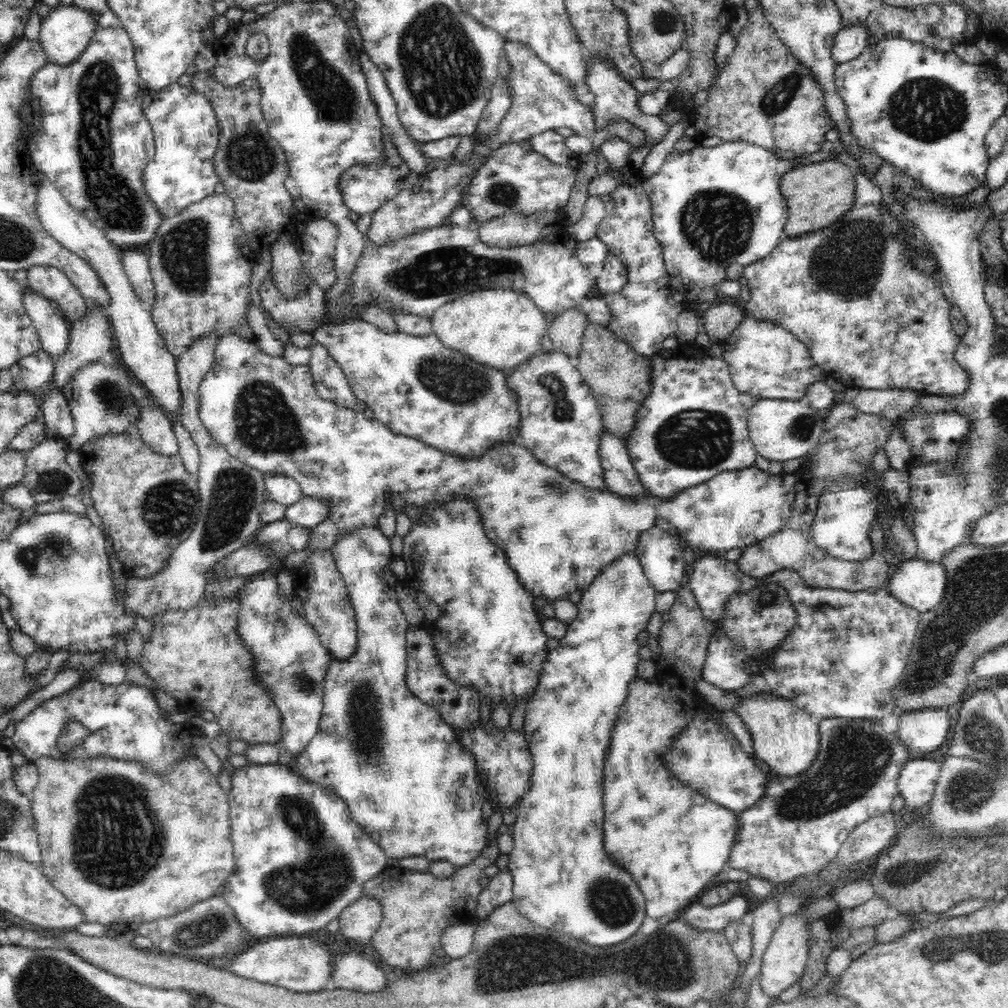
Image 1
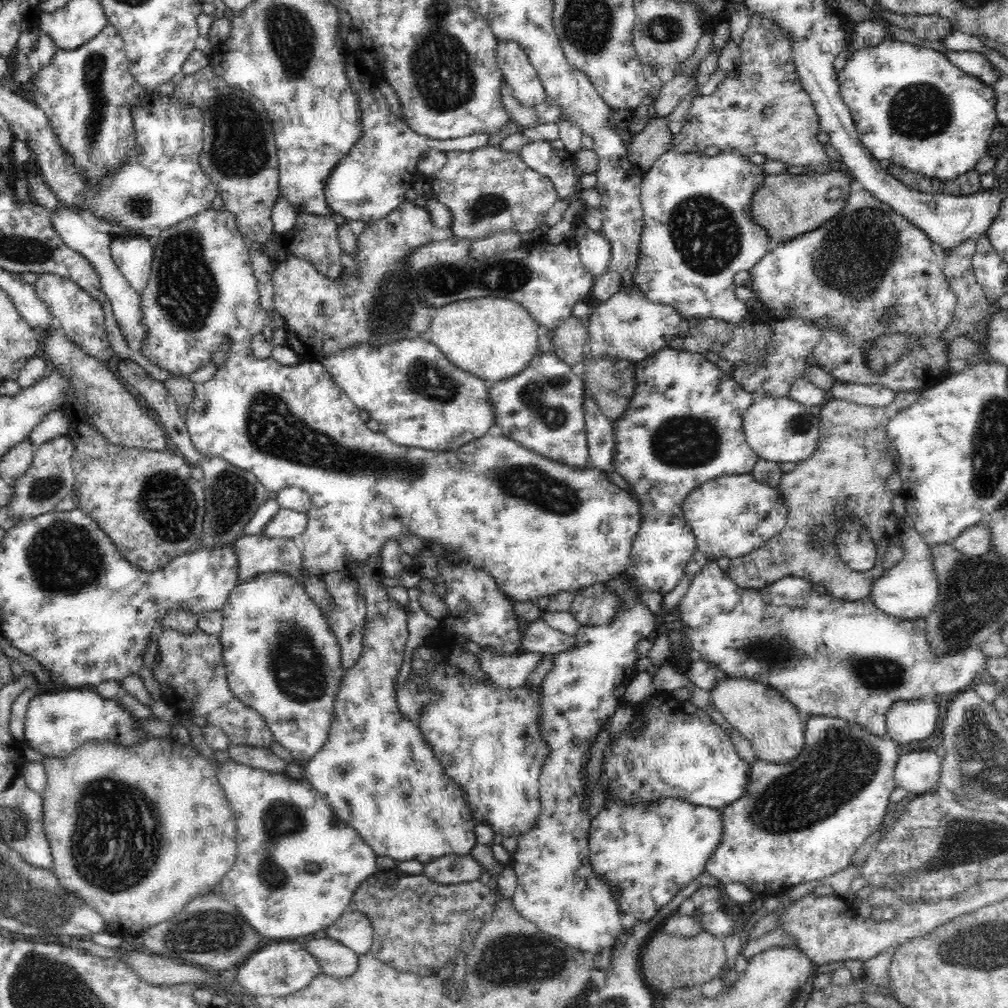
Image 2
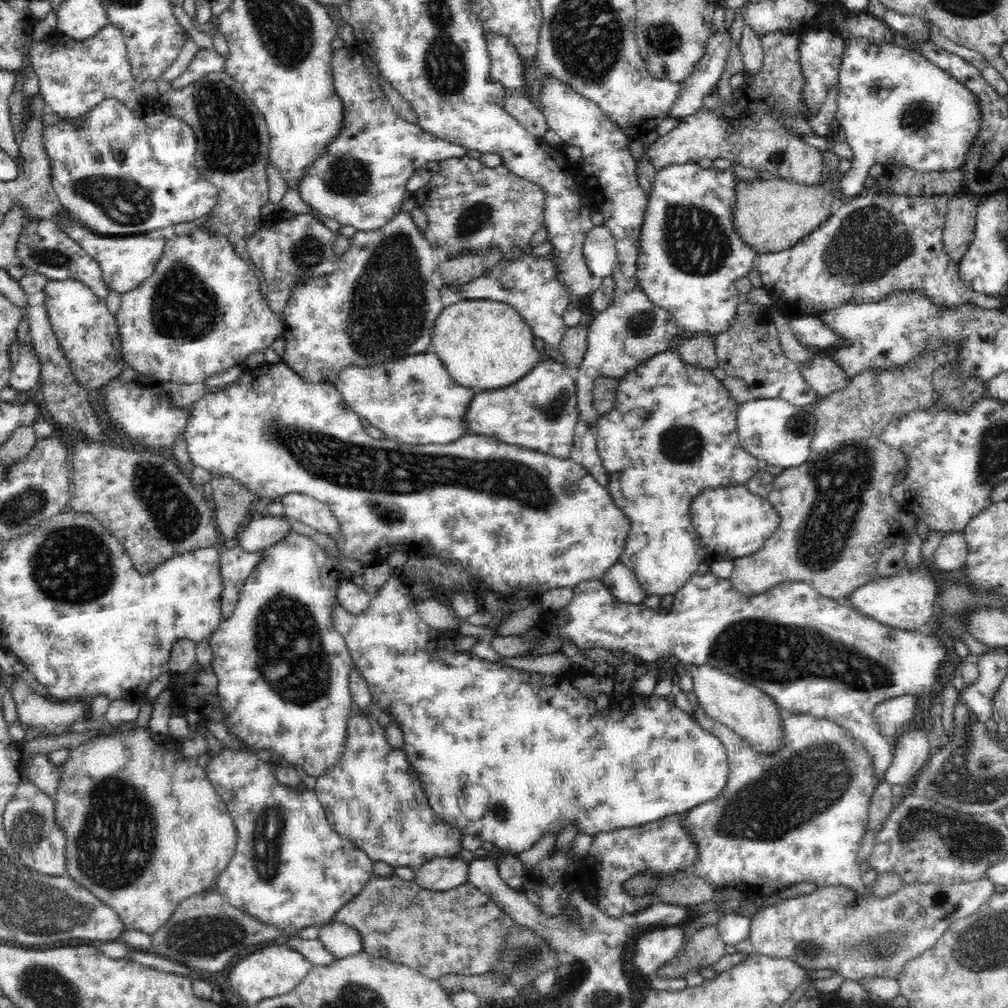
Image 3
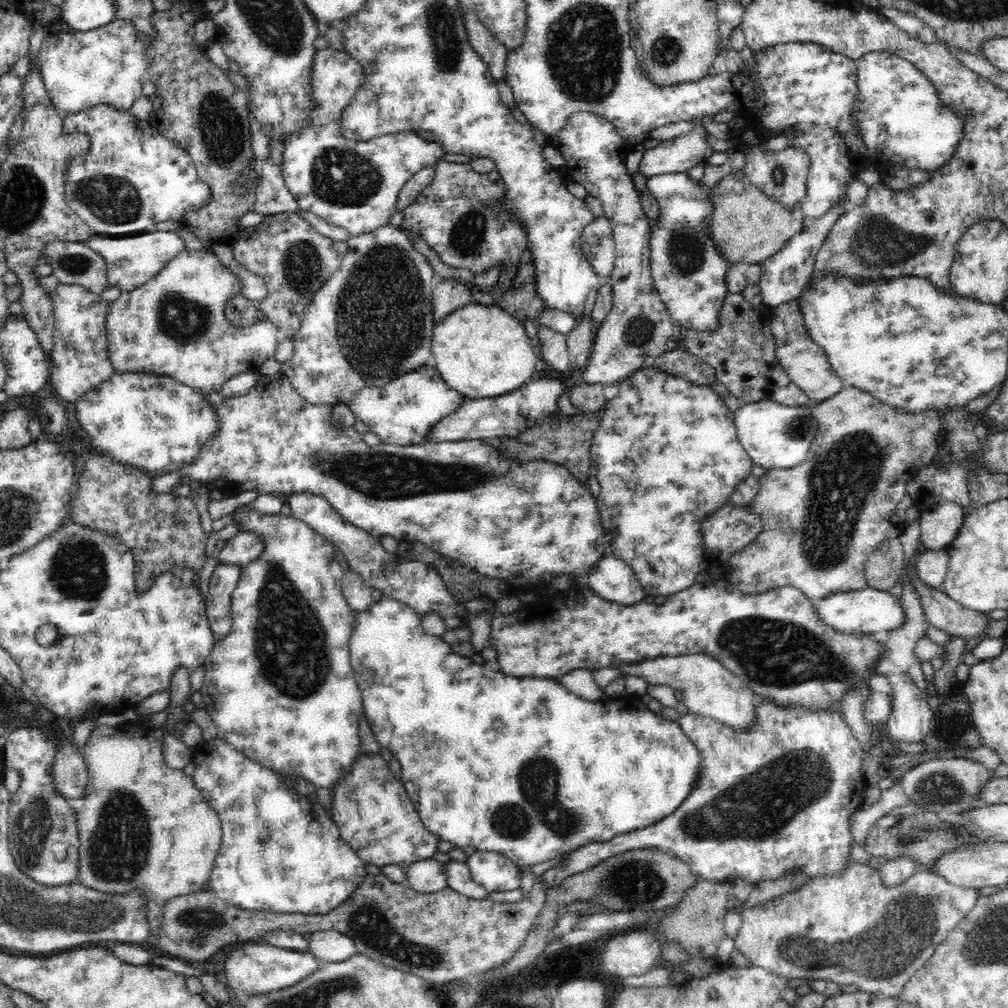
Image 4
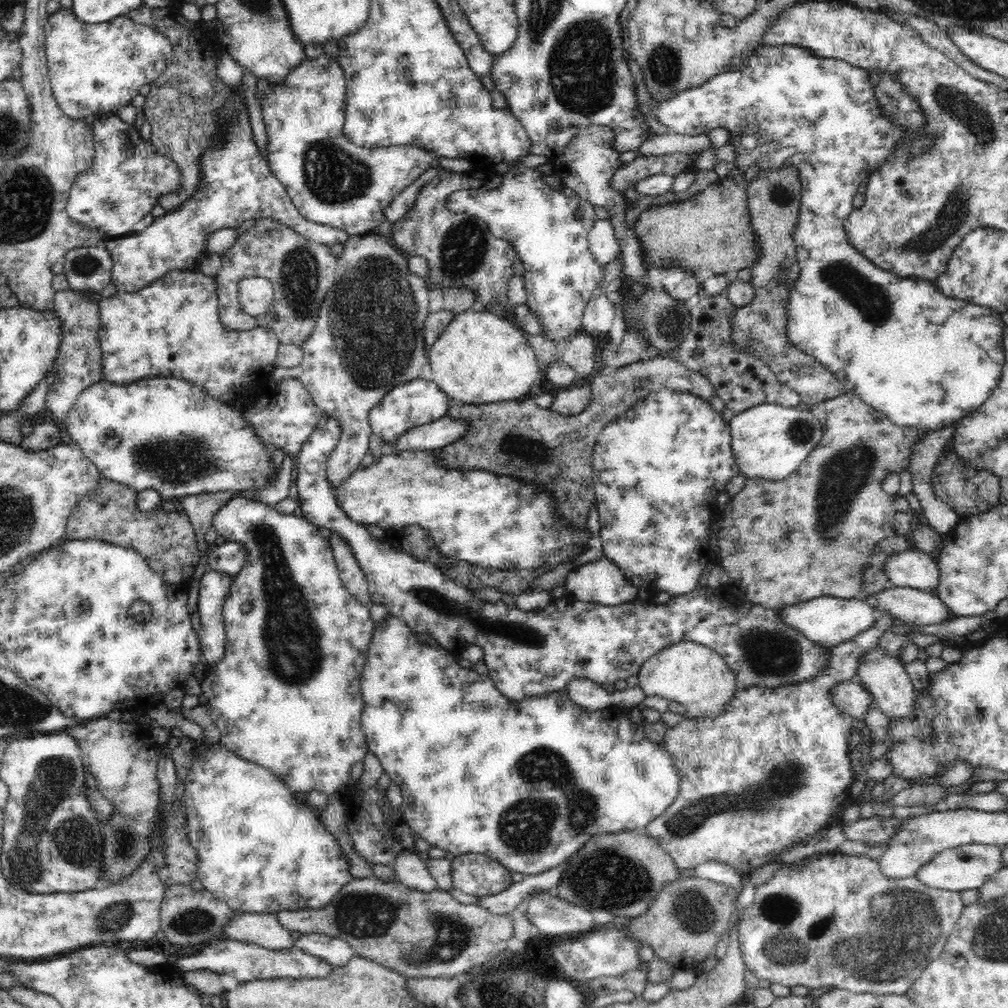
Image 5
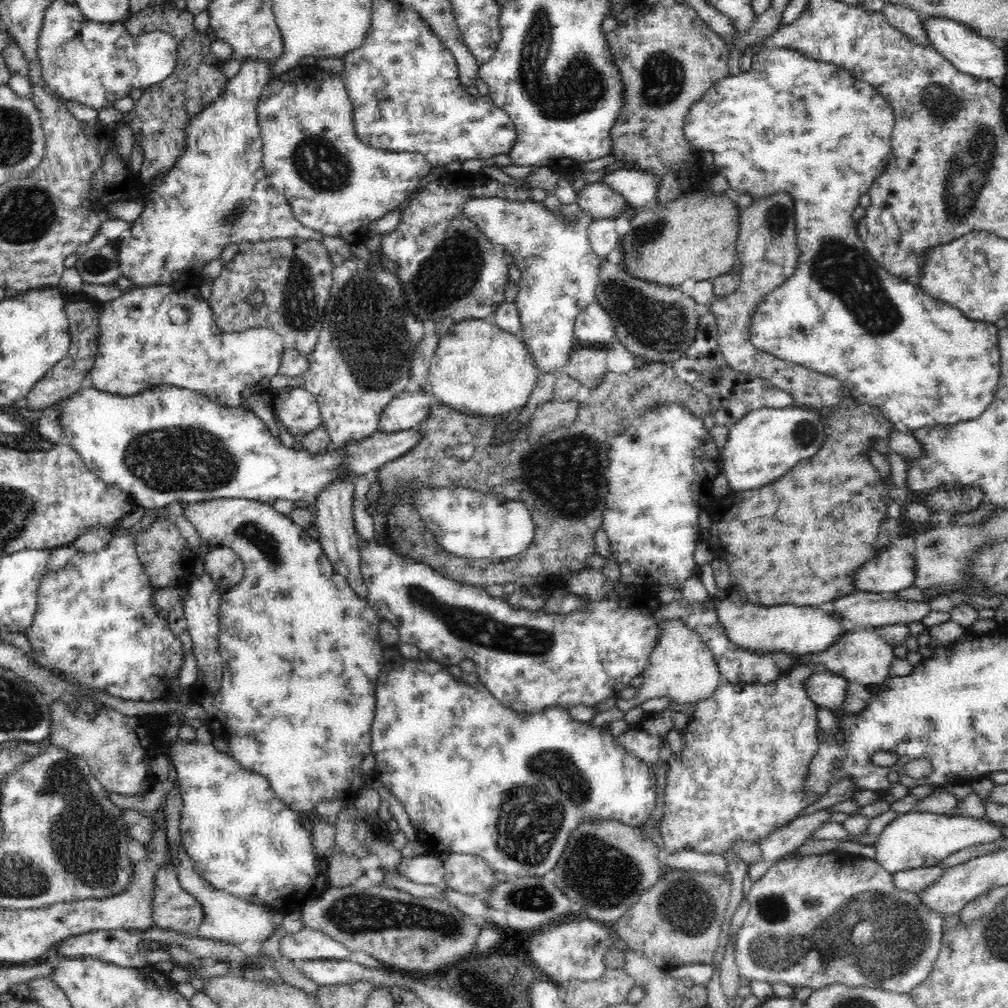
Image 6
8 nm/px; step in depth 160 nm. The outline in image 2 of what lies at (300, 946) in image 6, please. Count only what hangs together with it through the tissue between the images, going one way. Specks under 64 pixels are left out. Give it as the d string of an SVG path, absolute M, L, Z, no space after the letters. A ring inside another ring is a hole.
M350 909L342 913L335 924L328 926L325 932L328 937L361 955L370 951L374 929L365 914Z

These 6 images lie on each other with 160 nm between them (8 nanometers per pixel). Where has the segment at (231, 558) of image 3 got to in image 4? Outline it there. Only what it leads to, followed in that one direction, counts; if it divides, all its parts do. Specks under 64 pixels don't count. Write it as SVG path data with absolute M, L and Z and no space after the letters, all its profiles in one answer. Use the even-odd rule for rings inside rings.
M220 563L216 565L210 577L207 619L215 641L224 638L231 630L231 596L242 574L242 566L235 563Z

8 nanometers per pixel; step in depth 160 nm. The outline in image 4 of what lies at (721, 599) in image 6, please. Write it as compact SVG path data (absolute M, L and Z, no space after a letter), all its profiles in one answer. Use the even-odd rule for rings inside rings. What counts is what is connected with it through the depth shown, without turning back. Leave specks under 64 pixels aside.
M866 586L864 590L852 590L828 595L814 602L815 610L819 611L819 618L826 626L844 634L876 634L898 629L907 620L903 613L903 605L888 593L889 590L876 590Z

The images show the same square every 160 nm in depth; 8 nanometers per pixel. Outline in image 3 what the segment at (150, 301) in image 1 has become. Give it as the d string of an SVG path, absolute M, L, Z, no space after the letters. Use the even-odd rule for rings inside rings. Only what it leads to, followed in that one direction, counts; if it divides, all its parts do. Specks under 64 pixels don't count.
M65 214L58 215L58 224L60 228L80 244L80 246L100 265L103 272L104 281L111 290L125 293L134 290L143 280L152 276L155 264L160 260L164 252L166 238L160 237L152 239L146 236L121 236L113 237L110 235L99 235L84 226L78 226L78 220L71 220Z

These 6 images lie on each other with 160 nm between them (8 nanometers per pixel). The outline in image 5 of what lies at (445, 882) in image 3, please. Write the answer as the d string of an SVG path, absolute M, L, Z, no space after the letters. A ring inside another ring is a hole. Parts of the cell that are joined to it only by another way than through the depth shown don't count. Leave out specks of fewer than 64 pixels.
M402 853L390 865L394 870L395 881L410 889L422 892L433 892L438 884L430 875L425 859L414 853Z

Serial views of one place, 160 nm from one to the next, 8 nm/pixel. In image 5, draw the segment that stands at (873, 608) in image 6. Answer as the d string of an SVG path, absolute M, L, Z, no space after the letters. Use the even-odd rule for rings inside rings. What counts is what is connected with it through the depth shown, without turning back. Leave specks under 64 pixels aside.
M892 587L873 595L864 596L867 602L875 603L875 610L888 612L895 620L905 620L918 626L948 622L949 608L930 591L916 588Z

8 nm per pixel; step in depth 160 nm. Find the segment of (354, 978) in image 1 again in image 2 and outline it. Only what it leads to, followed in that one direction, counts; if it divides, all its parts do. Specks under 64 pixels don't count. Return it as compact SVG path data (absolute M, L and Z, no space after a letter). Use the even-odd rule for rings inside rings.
M312 936L304 940L303 946L315 955L321 972L328 976L347 977L357 969L359 955L333 938Z

